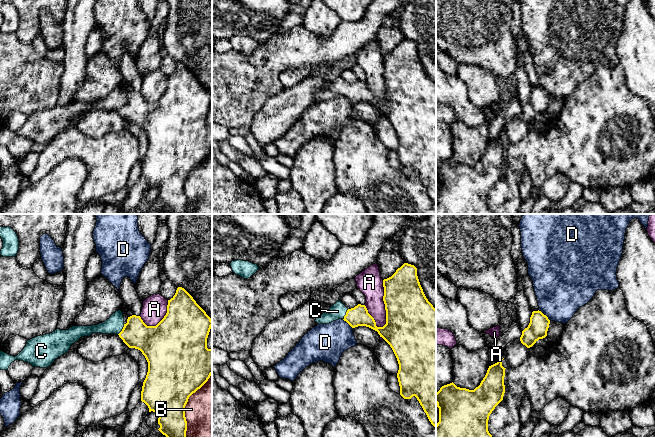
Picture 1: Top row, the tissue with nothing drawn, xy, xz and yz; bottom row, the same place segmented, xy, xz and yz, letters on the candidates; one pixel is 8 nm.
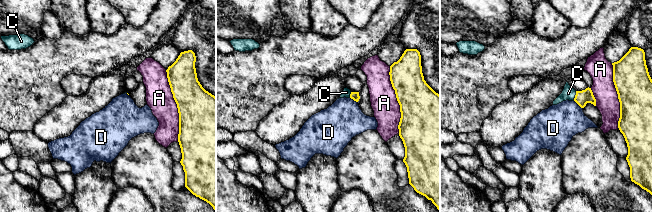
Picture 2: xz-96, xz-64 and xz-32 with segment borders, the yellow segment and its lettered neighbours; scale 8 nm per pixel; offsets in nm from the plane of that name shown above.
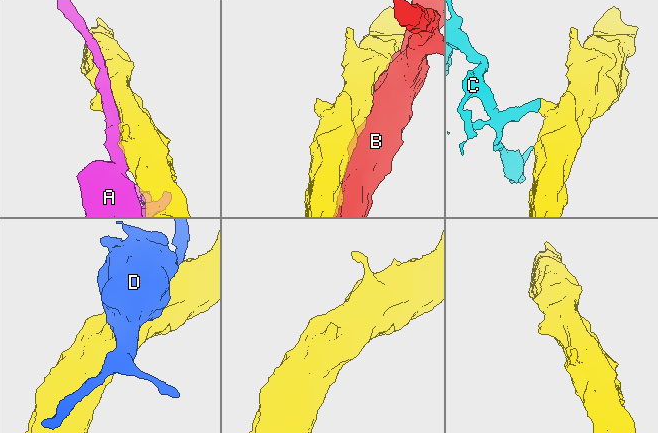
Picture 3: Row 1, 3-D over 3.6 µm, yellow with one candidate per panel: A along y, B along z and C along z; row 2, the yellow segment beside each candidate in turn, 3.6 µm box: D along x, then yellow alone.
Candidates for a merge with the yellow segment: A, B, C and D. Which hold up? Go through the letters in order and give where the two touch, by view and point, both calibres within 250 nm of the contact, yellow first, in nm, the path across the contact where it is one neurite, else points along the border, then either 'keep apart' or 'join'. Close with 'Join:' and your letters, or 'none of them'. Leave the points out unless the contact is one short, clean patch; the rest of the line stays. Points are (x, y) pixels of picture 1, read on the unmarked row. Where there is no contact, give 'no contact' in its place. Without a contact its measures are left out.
A: contact xz (385, 82); calibres 420 and 200 nm; keep apart
B: contact xy (185, 181); calibres 420 and 420 nm; keep apart
C: contact xy (122, 105); calibres 240 and 140 nm; way xy (151, 116), (122, 105), (114, 101); join
D: contact yz (543, 90); calibres 160 and 420 nm; keep apart
Join: C

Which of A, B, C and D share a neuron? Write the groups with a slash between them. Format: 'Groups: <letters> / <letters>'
Groups: A / B / C / D

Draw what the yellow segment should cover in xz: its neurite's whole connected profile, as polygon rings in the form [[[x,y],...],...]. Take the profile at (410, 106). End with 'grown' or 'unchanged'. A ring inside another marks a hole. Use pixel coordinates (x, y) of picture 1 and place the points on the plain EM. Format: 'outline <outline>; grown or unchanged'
outline [[[404,39],[391,53],[383,56],[383,63],[386,86],[386,100],[383,103],[376,102],[365,81],[358,80],[348,85],[340,76],[318,92],[315,98],[329,100],[342,95],[352,104],[366,102],[377,107],[390,121],[397,134],[400,171],[404,175],[415,172],[436,204],[436,85],[426,74],[414,41]]]; grown

